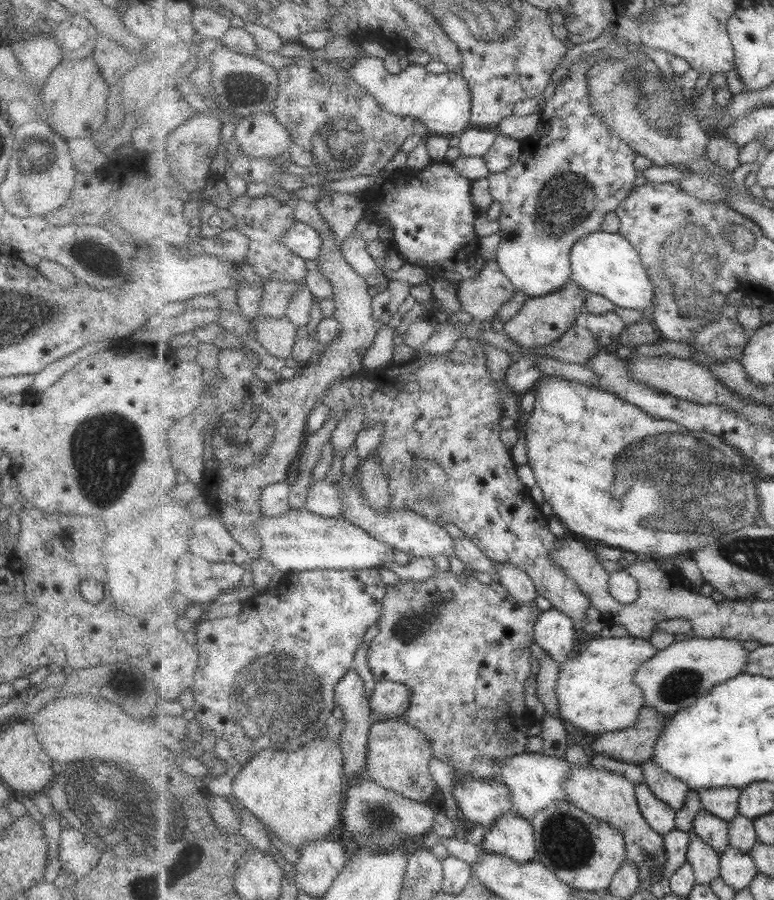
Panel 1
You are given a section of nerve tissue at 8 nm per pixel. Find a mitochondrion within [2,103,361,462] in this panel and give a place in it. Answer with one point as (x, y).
(38, 155)

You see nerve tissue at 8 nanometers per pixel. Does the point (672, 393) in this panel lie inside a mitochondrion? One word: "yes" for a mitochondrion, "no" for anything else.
no

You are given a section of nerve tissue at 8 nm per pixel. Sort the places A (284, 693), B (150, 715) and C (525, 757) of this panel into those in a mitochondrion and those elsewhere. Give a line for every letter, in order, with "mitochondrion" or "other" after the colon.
A: mitochondrion
B: other
C: other

